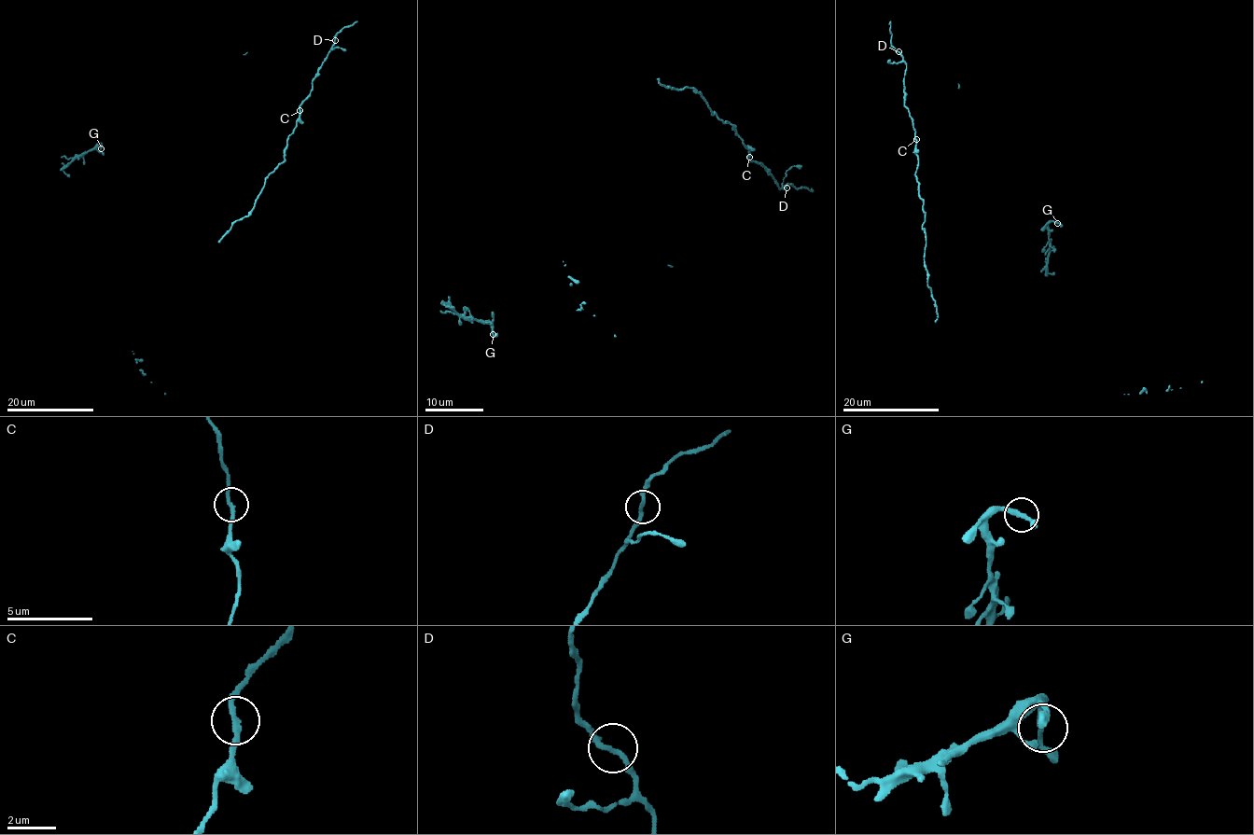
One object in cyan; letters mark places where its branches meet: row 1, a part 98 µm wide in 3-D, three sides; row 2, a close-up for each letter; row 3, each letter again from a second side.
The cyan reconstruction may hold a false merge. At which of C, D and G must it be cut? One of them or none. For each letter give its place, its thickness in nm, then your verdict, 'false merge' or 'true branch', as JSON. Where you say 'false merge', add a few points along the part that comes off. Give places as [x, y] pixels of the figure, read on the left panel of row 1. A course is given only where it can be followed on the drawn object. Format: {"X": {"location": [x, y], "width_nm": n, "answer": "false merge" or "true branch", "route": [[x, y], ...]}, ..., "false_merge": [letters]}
{"C": {"location": [299, 110], "width_nm": 220, "answer": "false merge"}, "D": {"location": [335, 40], "width_nm": 220, "answer": "true branch"}, "G": {"location": [101, 148], "width_nm": 240, "answer": "true branch"}, "false_merge": ["C"]}

